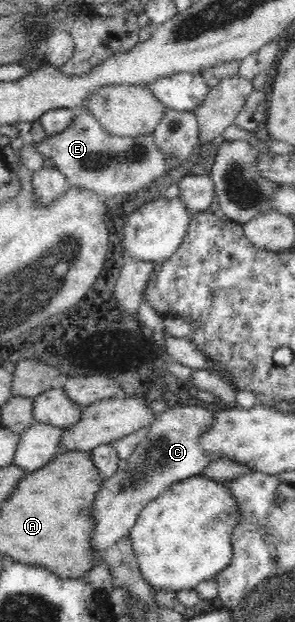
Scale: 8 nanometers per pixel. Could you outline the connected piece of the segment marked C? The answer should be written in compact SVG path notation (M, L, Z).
M174 406L158 415L158 419L149 427L149 435L142 441L134 454L128 457L127 468L118 469L116 475L104 480L100 495L96 495L96 503L92 509L92 517L96 519L94 529L94 561L98 564L106 555L108 547L116 547L116 541L130 535L140 512L147 503L156 499L173 483L181 482L189 477L202 474L215 459L201 449L201 436L214 423L215 413L202 406Z

